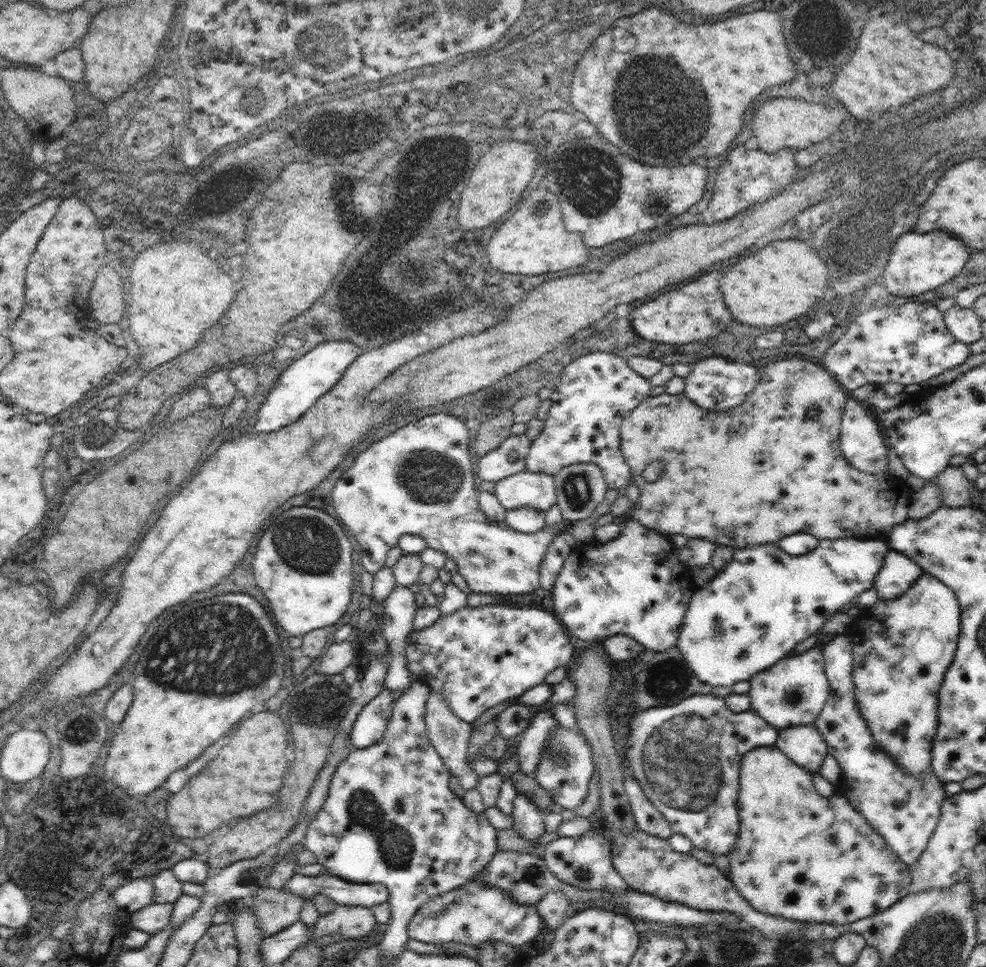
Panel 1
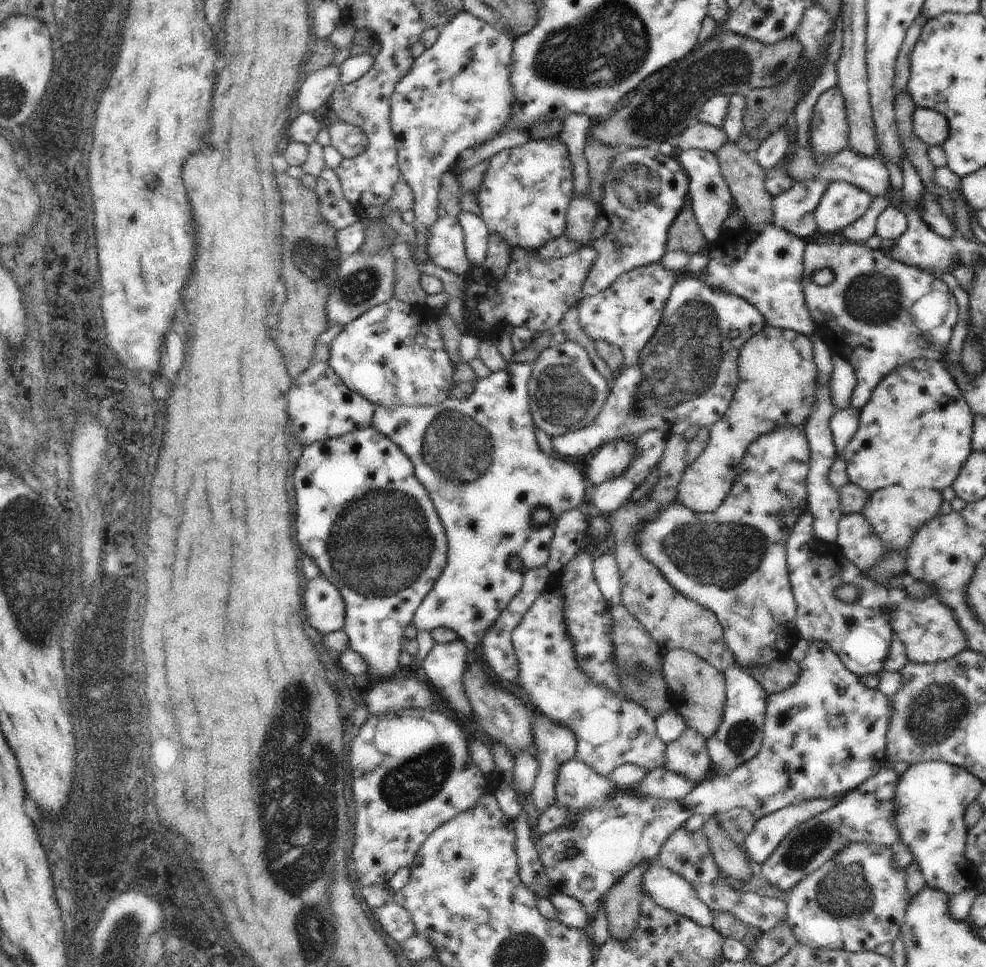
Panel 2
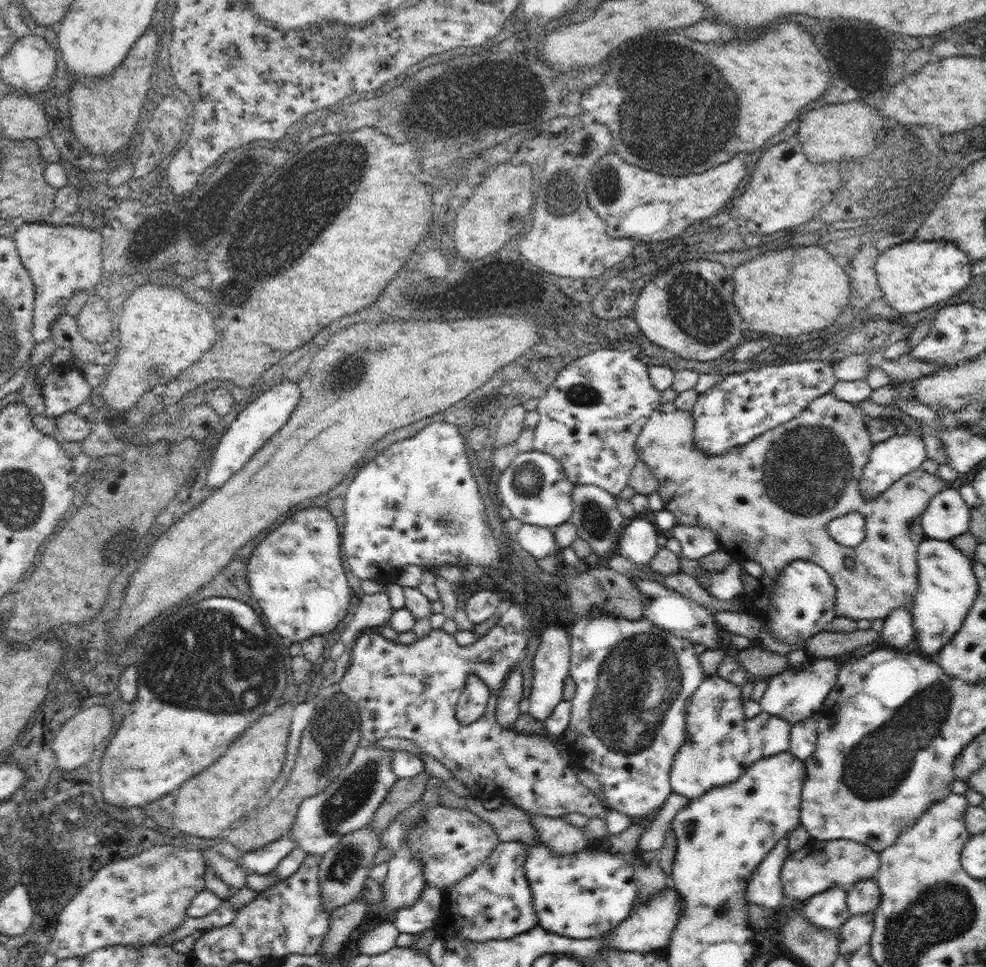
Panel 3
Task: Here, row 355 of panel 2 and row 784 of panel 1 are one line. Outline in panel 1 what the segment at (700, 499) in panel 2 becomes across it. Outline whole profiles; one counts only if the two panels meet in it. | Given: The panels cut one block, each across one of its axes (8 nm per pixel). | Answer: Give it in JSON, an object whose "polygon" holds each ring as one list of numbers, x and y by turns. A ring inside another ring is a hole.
{"polygon":[[775,745,760,746,750,750,742,758,740,764,740,790,737,802,737,808,740,818,740,830,738,832,738,840,736,840,736,848,732,848,732,856,730,859,730,875,729,878,734,883,734,887,740,891,740,894,748,900,748,903,757,911,784,917,785,919,794,919,798,921,810,923,826,923,832,926,844,926,856,920,866,918,882,912,890,908,892,904,896,904,906,895,911,893,912,876,911,867,904,864,896,852,892,852,892,848,880,836,871,824,858,813,847,799,840,794,834,794,831,798,824,798,816,790,813,783,813,773,796,764,794,760,788,758,784,752,781,752]]}

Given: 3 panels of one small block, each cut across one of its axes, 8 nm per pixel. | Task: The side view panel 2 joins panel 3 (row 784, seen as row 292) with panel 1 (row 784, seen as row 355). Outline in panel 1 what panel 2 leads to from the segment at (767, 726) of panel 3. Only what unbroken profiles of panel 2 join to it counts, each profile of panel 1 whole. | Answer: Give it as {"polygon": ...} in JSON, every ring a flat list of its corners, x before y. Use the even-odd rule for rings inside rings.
{"polygon":[[694,694,673,706,651,707,647,710,636,712,627,722,628,744,629,750,626,752,626,759,630,761,632,767,632,775,638,779,638,783,642,787,646,797,656,806,656,809,668,820,672,832,687,836,694,847,702,848,711,852,716,856,732,856,732,848,736,848,736,840,738,840,738,832,740,830,740,818,737,808,739,797,739,780,740,780,740,764,744,755,754,748,760,746,776,745,778,737,778,729,768,724,760,716,757,716,754,711,745,711,734,713,728,709,725,699,719,698,712,694]]}

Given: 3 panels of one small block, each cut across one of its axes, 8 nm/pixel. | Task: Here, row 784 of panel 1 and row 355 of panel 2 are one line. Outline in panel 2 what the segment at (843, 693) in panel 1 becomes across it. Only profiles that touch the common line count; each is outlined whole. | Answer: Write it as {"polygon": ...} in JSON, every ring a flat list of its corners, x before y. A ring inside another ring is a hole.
{"polygon":[[808,241,803,252,803,277,801,280,803,293,816,330,822,332,825,342,833,348,836,354,846,359,854,369,857,383,855,384,850,404,857,409,864,408,870,400,873,390,878,383,889,375,895,368,916,359,930,359,943,361,947,353,947,346,951,341,950,334,932,334,932,332,918,332,918,328,910,320,912,304,922,298,930,290,949,290,949,286,929,272,920,270,916,266,908,266,892,260,882,251,875,251,866,245,849,244,817,244],[828,268,834,274,830,284,820,286,812,281,816,270]]}

